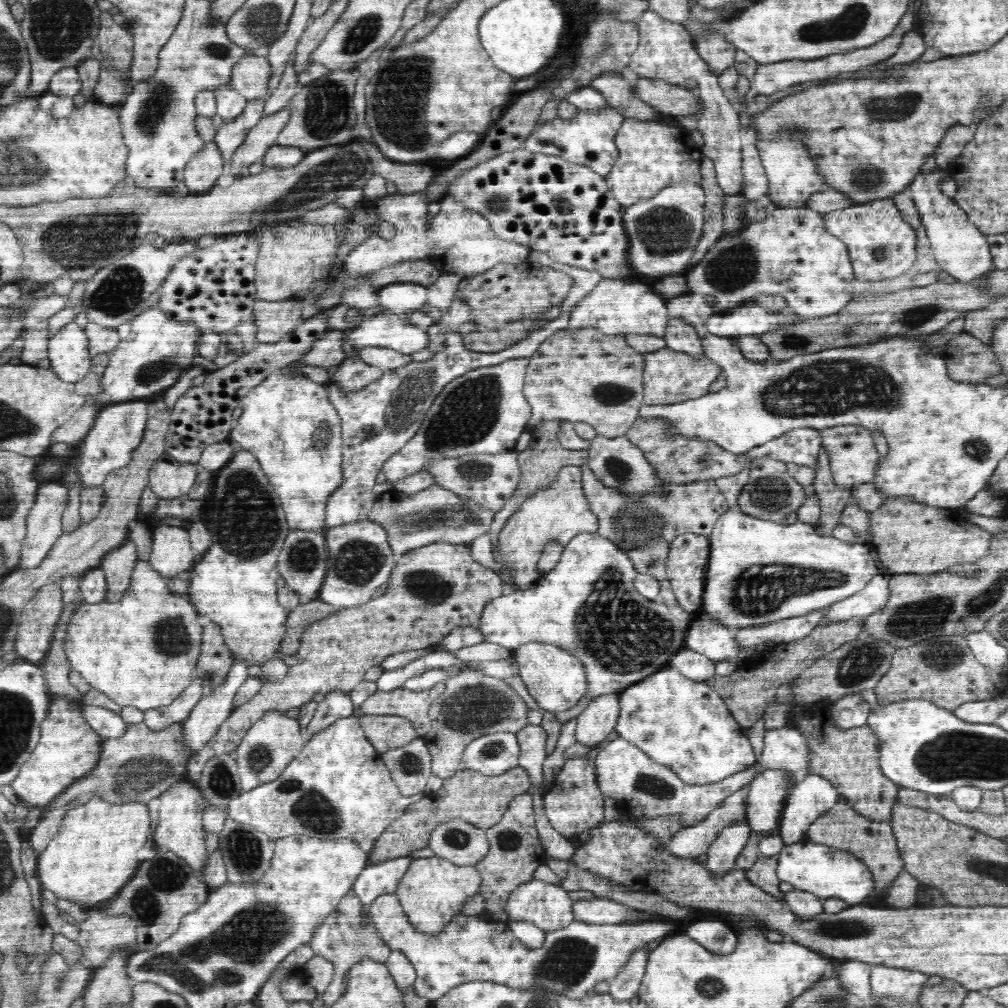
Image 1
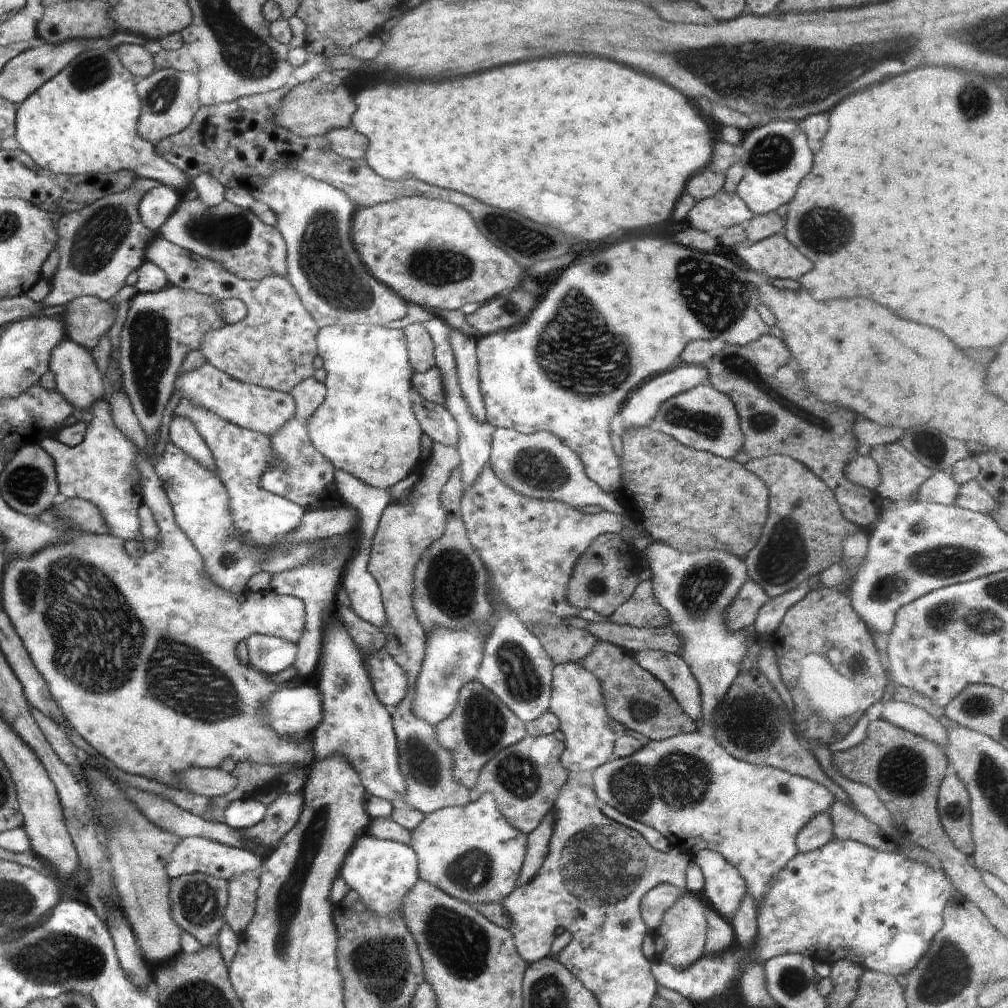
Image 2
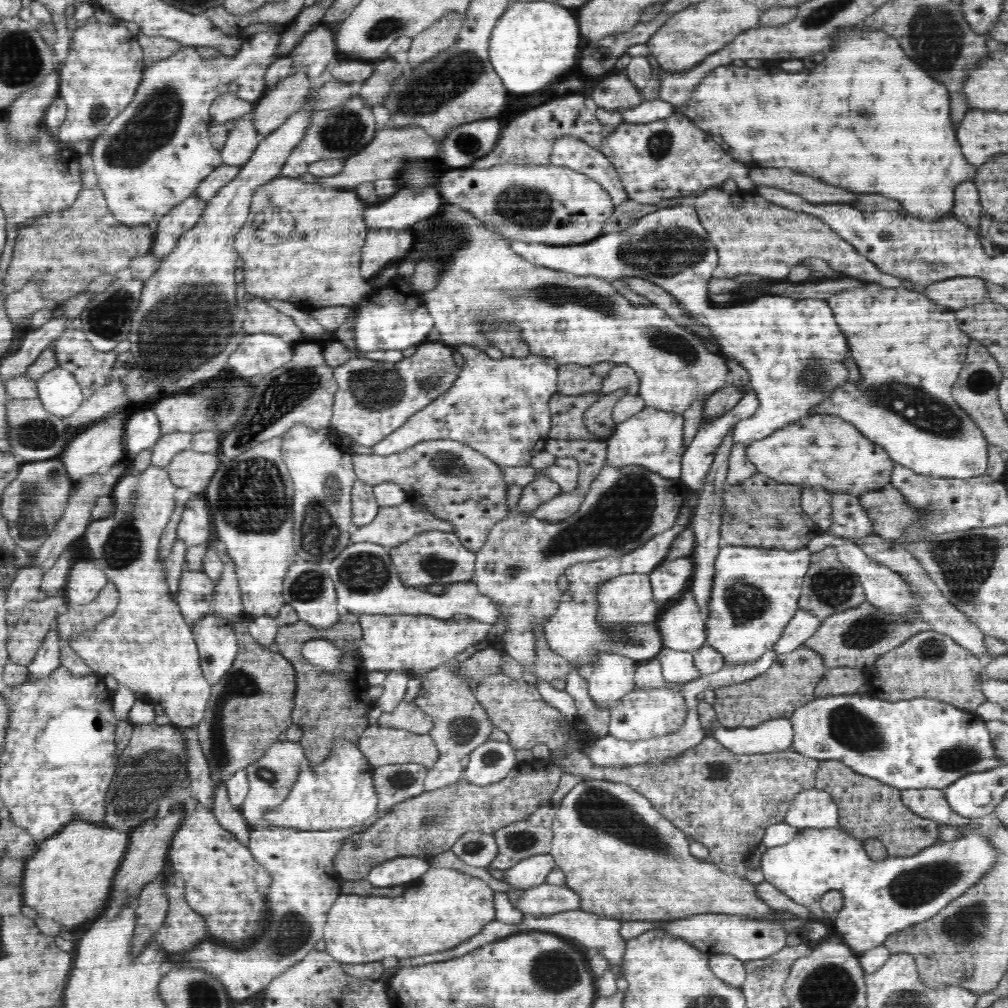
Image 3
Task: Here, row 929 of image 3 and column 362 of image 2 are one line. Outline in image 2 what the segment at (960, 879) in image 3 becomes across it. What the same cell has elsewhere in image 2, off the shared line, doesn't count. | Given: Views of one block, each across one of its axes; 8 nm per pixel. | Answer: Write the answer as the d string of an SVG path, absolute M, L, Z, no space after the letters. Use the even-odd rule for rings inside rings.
M366 835L356 840L352 846L342 868L339 877L348 884L348 888L354 890L360 896L360 902L376 916L390 918L395 913L400 913L404 896L410 892L410 888L418 882L417 854L409 844L394 842L394 840L375 839Z

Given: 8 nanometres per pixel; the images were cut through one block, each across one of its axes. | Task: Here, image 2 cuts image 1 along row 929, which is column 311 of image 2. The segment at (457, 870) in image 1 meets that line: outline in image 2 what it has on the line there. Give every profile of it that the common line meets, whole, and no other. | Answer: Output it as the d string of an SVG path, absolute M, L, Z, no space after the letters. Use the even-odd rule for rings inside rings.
M332 325L319 329L316 336L317 340L317 355L323 360L323 368L327 373L324 380L325 387L327 388L327 395L324 402L320 404L318 410L312 414L312 418L308 418L308 434L310 434L310 442L313 443L314 448L332 462L335 470L344 470L348 474L352 474L354 478L360 478L362 482L366 482L372 487L382 490L390 489L396 482L406 478L410 475L414 468L418 465L420 460L420 449L422 446L422 434L424 434L418 419L412 410L411 396L414 388L411 383L414 370L410 366L410 361L407 354L407 344L402 329L388 328L384 325Z

